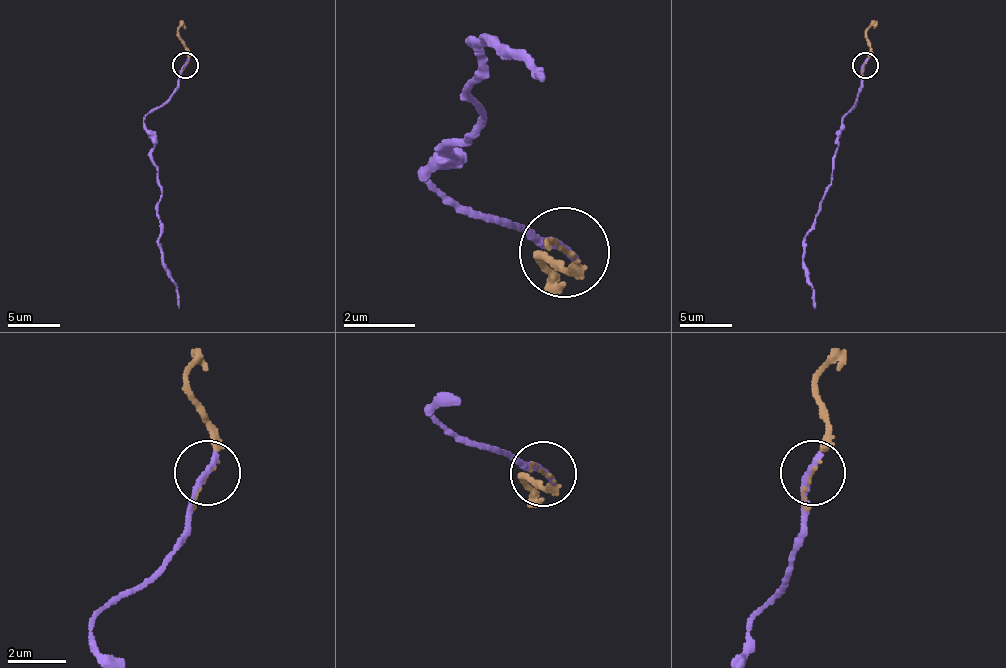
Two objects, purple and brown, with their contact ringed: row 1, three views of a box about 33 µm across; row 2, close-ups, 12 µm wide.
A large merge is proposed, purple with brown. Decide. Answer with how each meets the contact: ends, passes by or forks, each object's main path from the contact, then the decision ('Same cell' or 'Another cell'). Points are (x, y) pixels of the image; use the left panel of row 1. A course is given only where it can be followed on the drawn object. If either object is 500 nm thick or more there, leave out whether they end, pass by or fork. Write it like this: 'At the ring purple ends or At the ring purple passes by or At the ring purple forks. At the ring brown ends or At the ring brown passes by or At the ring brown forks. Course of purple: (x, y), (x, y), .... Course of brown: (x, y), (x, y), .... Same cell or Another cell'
At the ring purple ends. At the ring brown passes by. Course of purple: (184, 64), (179, 88), (143, 121), (153, 142), (151, 158), (161, 192), (164, 267), (177, 288), (179, 309). Course of brown: (184, 64), (187, 46), (179, 20). Same cell

